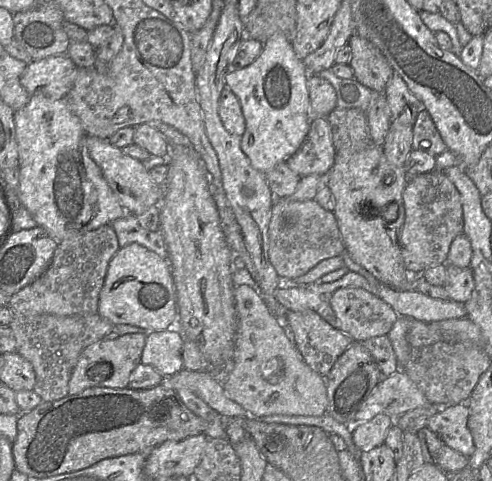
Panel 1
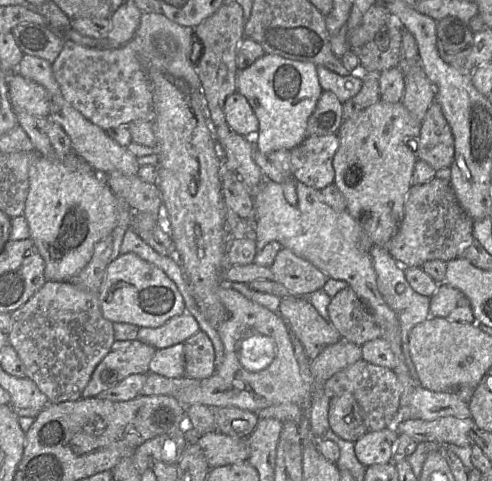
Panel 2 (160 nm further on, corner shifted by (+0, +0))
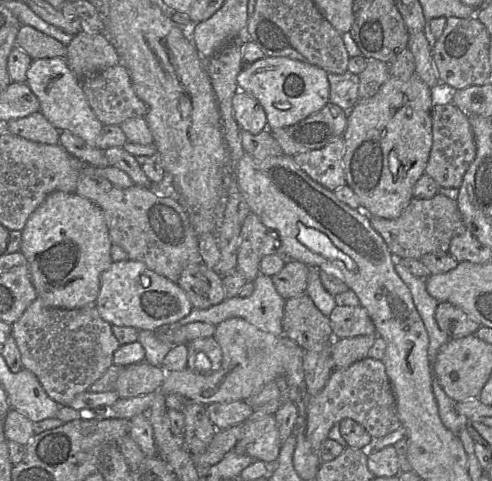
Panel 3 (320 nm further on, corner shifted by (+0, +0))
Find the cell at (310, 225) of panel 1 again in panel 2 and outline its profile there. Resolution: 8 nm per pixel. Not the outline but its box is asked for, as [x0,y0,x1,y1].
[270,247,329,297]

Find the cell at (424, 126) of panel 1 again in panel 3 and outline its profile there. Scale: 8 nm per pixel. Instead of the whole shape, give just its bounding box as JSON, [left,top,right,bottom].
[425,103,476,188]

